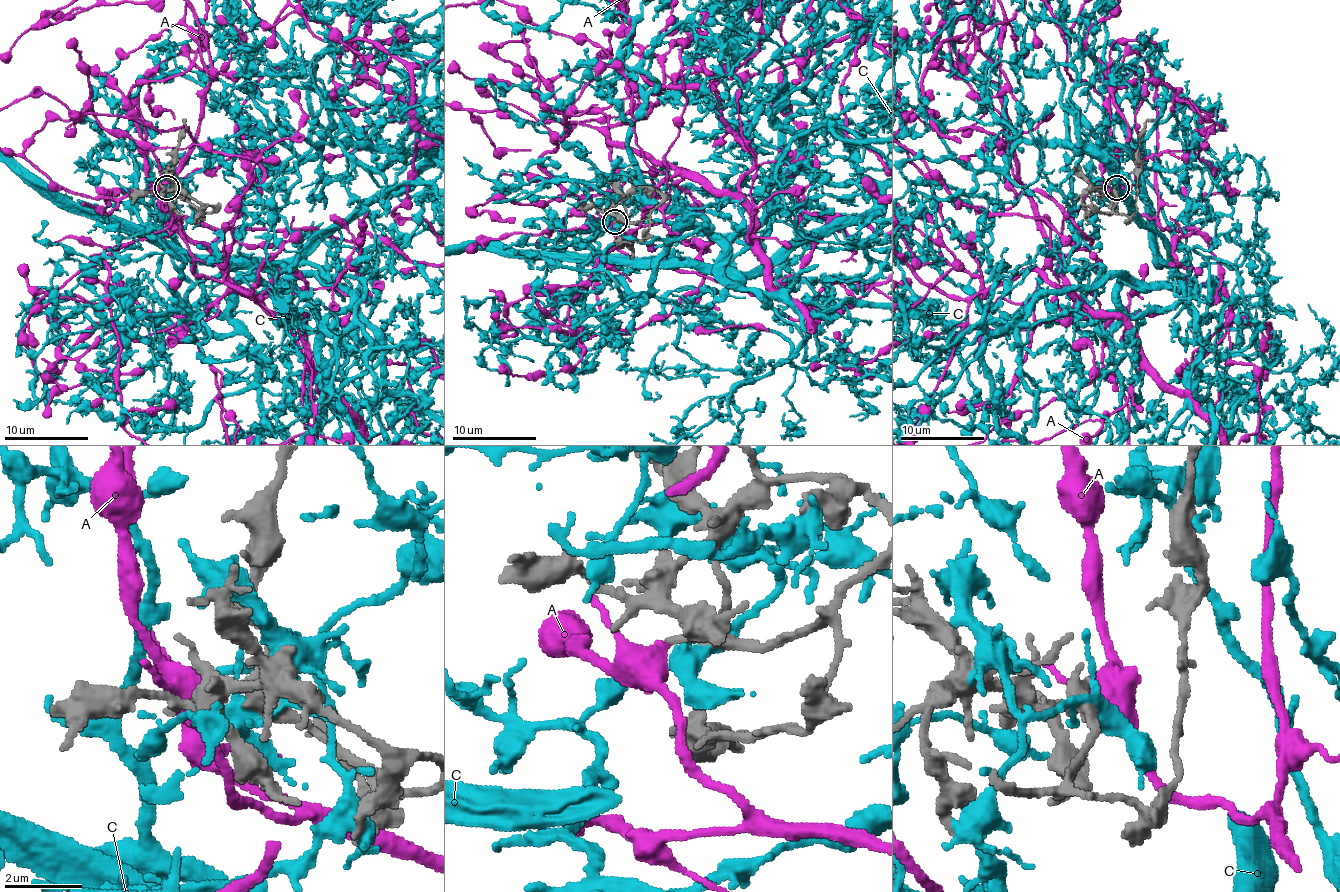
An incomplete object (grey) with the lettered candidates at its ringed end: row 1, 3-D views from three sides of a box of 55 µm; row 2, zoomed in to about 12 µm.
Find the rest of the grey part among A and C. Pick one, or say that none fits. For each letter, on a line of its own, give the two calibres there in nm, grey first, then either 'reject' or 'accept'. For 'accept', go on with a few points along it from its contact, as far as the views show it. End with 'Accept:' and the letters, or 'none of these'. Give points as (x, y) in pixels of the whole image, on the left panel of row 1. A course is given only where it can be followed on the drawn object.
A: 320 nm thick on the grey side, 600 nm on the other; reject
C: 360 nm thick on the grey side, 320 nm on the other; reject
Accept: none of these

